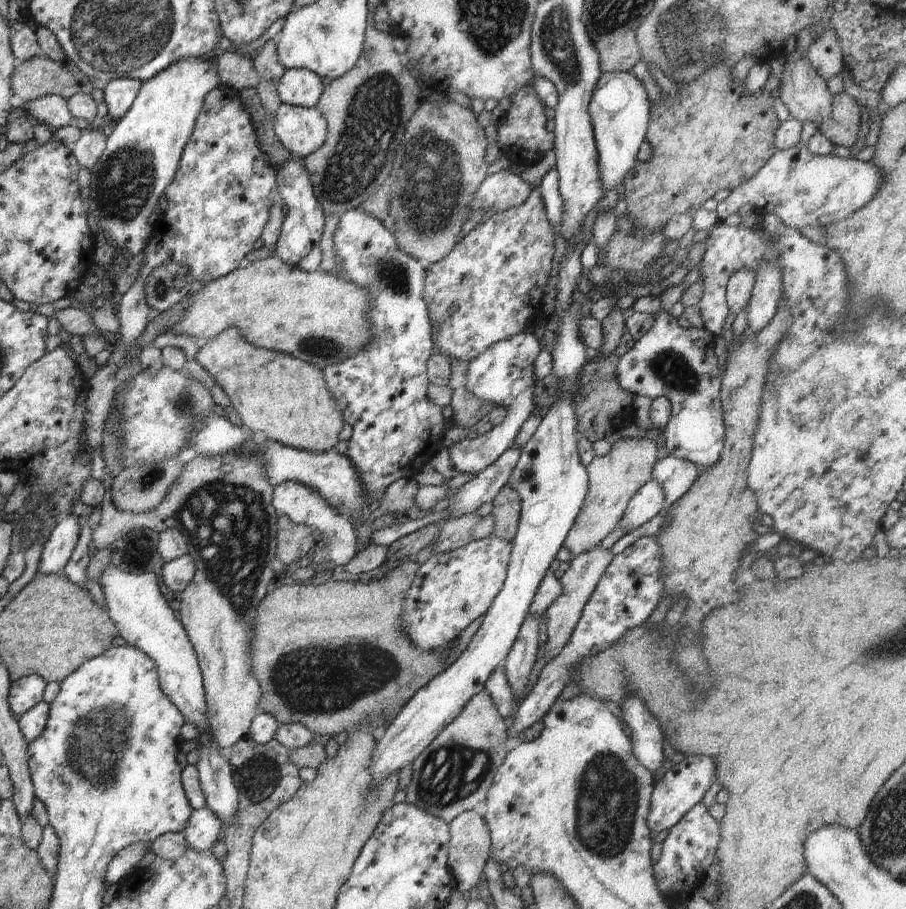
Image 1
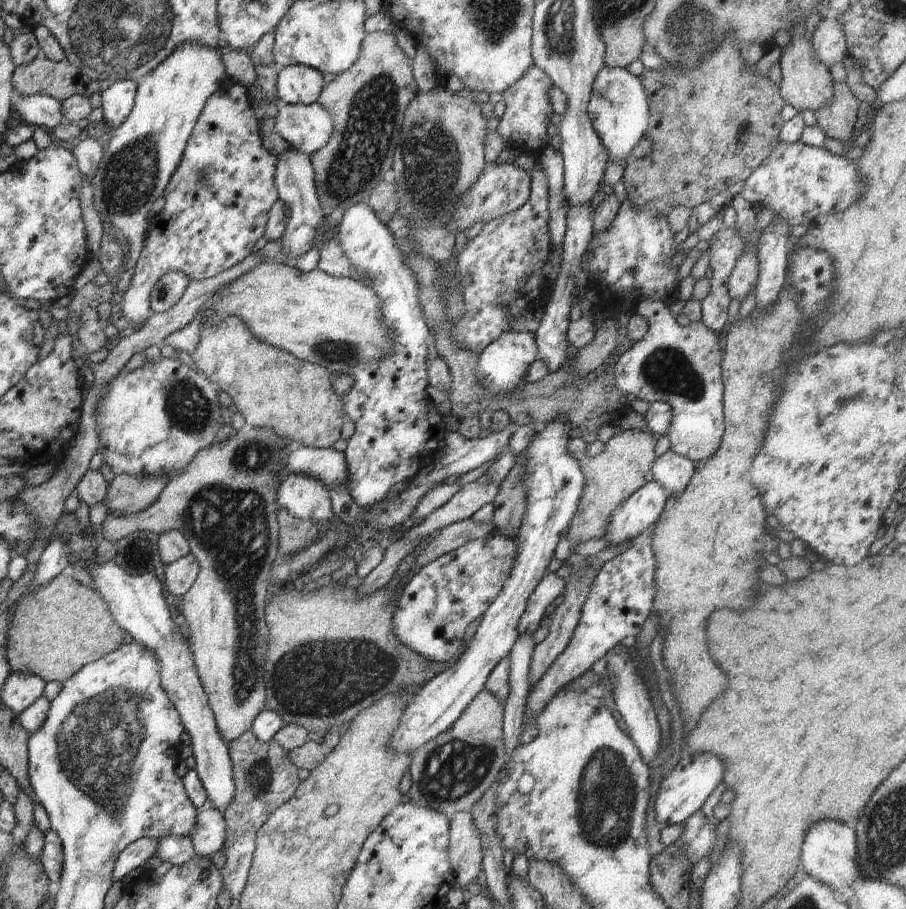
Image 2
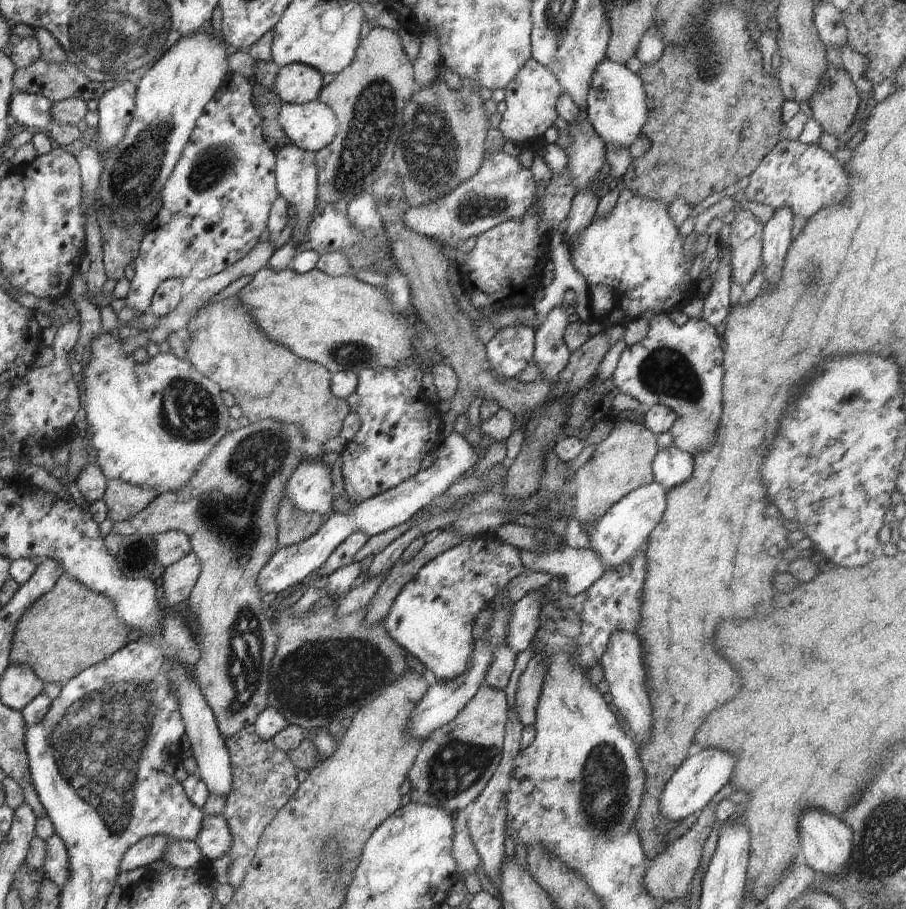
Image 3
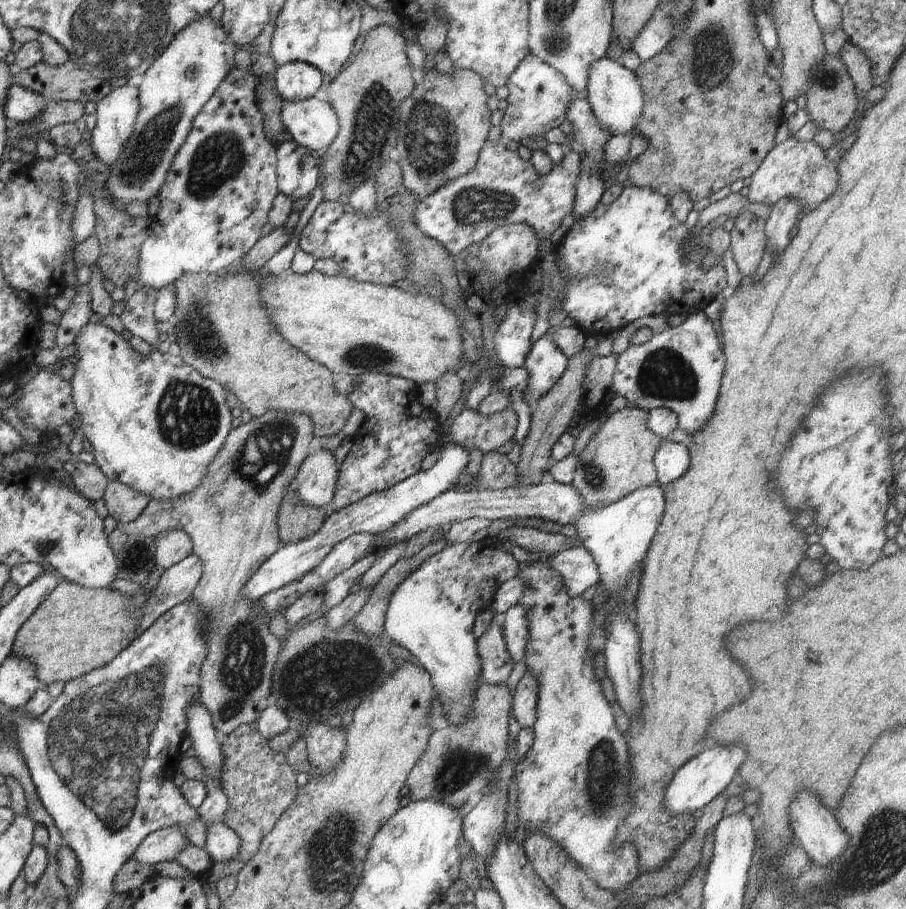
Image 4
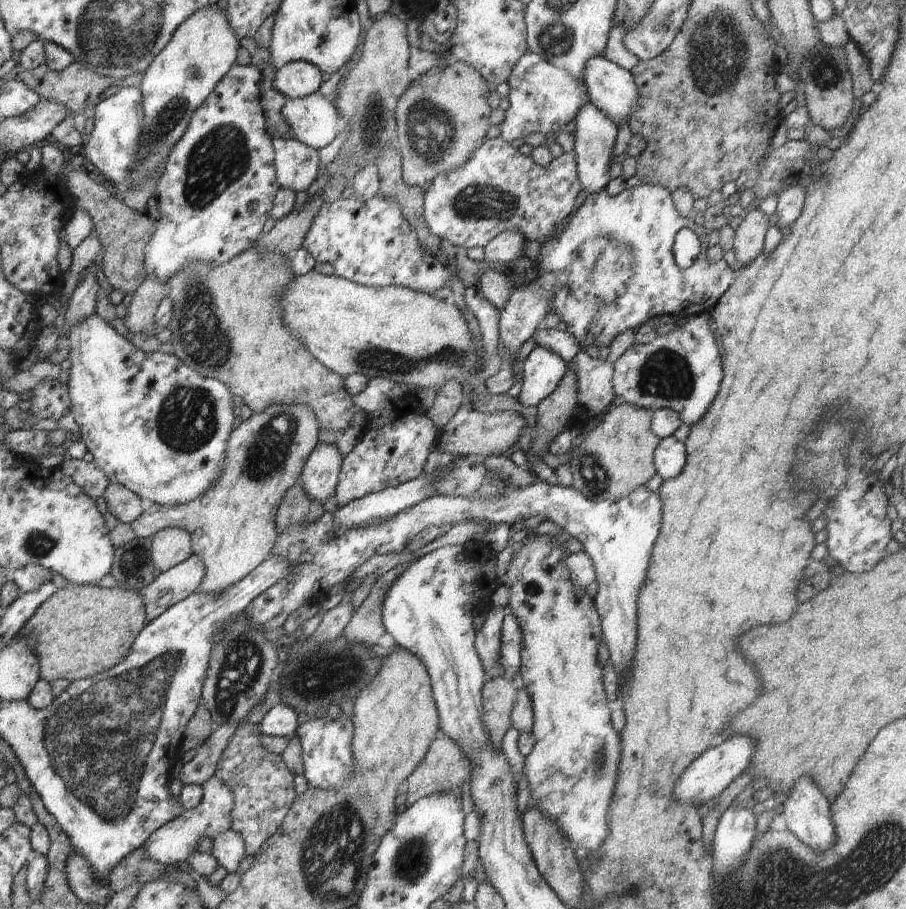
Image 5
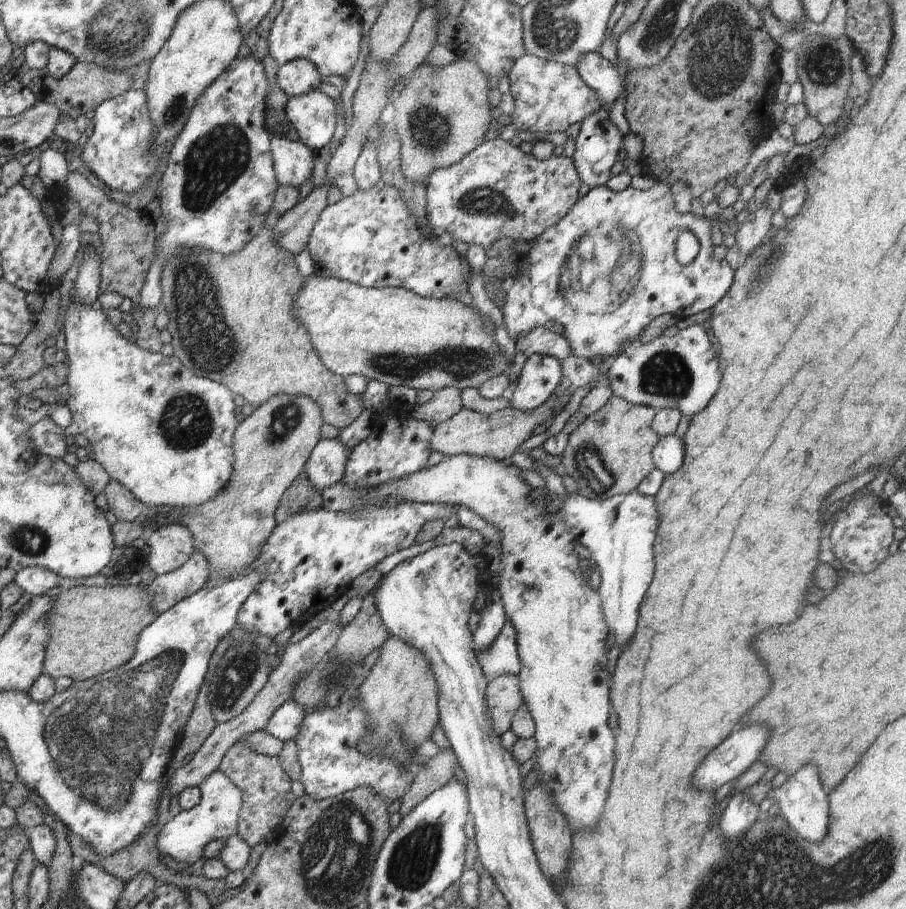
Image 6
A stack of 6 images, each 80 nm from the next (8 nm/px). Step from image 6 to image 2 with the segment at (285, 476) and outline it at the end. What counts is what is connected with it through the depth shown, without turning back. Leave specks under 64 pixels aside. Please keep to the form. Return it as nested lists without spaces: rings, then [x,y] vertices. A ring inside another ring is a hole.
[[[245,427],[243,430],[238,431],[236,436],[232,436],[230,440],[223,440],[220,444],[214,444],[214,446],[211,445],[209,448],[200,450],[200,452],[194,456],[194,460],[186,466],[186,470],[184,470],[182,474],[176,474],[176,476],[167,482],[166,488],[164,488],[164,491],[161,492],[160,496],[158,496],[158,500],[156,500],[152,506],[136,514],[108,513],[106,520],[104,520],[100,526],[103,538],[115,543],[133,534],[136,530],[140,530],[141,532],[154,532],[154,534],[160,535],[168,530],[175,529],[188,540],[191,554],[194,555],[194,558],[196,558],[198,562],[199,572],[198,577],[194,580],[194,584],[190,586],[190,590],[188,590],[182,598],[180,611],[184,613],[186,625],[188,625],[190,629],[189,644],[194,654],[194,663],[196,664],[196,670],[198,670],[200,683],[202,684],[210,709],[212,710],[218,733],[222,736],[222,740],[224,740],[226,744],[234,742],[234,740],[240,738],[244,732],[250,731],[256,716],[265,710],[265,686],[262,674],[262,664],[264,664],[262,660],[264,660],[264,658],[262,658],[262,656],[266,656],[266,648],[268,648],[268,626],[266,626],[266,620],[264,620],[264,598],[271,590],[268,578],[270,578],[270,572],[272,572],[274,563],[280,556],[279,526],[277,522],[279,506],[276,504],[276,492],[278,492],[278,486],[281,484],[281,481],[278,480],[278,476],[280,476],[280,470],[284,468],[286,452],[290,452],[289,444],[290,440],[288,440],[288,438],[276,436],[270,428]]]

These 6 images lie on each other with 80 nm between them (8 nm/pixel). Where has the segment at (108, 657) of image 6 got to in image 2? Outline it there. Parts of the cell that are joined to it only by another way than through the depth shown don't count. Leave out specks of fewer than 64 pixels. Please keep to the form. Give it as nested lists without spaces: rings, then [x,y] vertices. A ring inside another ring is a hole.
[[[67,572],[50,580],[48,586],[36,588],[30,594],[22,596],[8,614],[10,626],[6,632],[6,656],[11,672],[27,672],[40,676],[45,683],[49,681],[64,682],[71,678],[82,666],[98,660],[120,648],[126,632],[112,618],[104,598],[89,586],[85,586]]]

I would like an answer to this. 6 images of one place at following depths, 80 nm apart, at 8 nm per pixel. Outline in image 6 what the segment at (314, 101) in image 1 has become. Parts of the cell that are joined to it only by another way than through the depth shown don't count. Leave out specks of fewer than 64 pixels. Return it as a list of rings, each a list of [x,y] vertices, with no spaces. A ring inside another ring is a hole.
[[[294,59],[280,65],[277,70],[278,86],[288,98],[319,89],[322,82],[320,71],[310,60]]]

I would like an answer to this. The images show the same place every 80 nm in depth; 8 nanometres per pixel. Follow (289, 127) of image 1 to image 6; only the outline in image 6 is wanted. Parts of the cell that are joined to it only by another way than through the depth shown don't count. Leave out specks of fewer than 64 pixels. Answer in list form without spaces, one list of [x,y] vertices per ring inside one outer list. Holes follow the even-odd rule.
[[[320,89],[289,97],[284,111],[294,137],[316,152],[328,144],[334,134],[338,116],[335,104]]]

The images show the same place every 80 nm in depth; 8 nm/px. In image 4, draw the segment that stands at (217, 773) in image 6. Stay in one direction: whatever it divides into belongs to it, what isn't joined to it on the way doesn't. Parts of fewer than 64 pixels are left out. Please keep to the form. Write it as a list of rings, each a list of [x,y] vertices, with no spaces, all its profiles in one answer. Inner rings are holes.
[[[206,778],[203,783],[207,795],[196,810],[208,829],[216,823],[224,822],[229,800],[223,791],[222,785],[216,779]],[[172,825],[146,836],[134,851],[132,858],[152,867],[158,862],[175,860],[175,856],[178,856],[187,844],[190,842],[185,832],[178,825]]]

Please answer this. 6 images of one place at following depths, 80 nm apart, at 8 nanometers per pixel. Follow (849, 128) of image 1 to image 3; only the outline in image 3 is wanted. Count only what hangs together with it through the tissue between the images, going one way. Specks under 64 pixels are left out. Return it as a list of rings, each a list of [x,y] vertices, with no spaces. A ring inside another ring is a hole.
[[[828,63],[818,92],[808,100],[812,117],[823,133],[841,137],[853,124],[860,104],[856,88],[843,68]]]

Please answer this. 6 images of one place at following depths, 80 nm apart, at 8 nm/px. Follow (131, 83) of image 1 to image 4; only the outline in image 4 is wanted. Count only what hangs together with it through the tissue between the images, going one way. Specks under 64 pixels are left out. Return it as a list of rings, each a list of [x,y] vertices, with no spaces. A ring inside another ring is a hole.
[[[127,84],[113,89],[110,94],[107,94],[100,102],[97,102],[97,123],[92,131],[91,142],[88,144],[89,156],[104,162],[108,169],[114,167],[130,135],[133,133],[138,111],[139,88]]]

